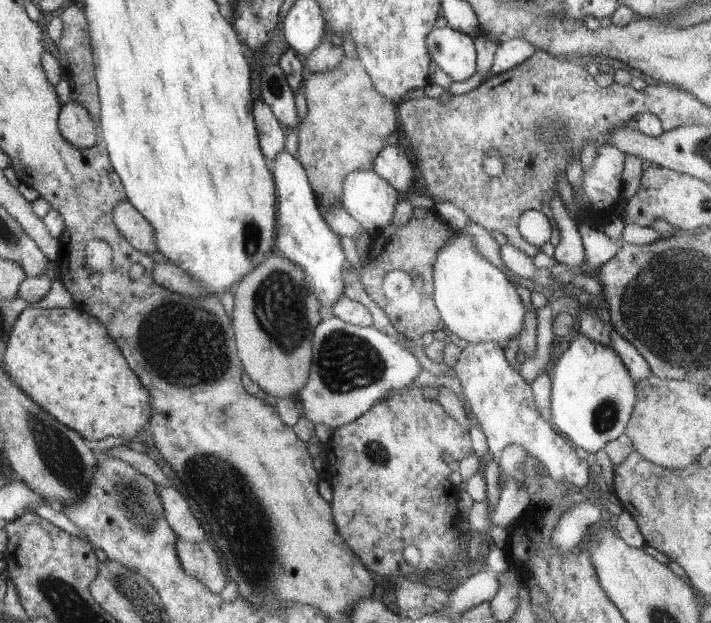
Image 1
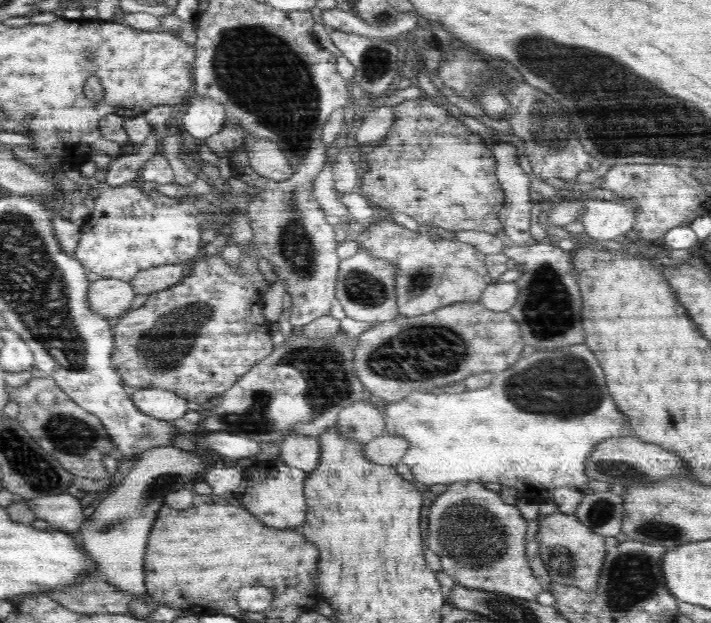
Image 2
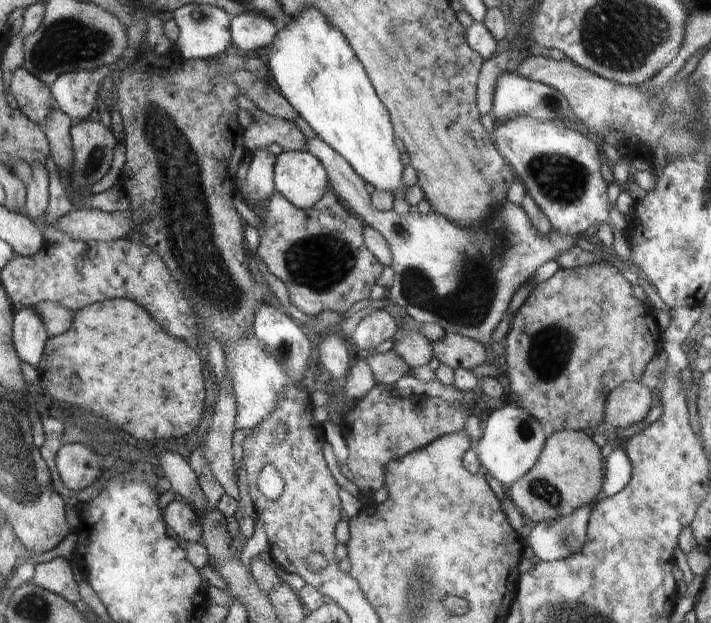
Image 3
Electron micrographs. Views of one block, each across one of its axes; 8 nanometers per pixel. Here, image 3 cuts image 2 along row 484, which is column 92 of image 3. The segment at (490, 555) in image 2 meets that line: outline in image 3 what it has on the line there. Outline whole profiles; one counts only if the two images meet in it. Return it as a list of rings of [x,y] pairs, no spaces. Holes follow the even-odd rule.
[[[64,440],[56,465],[63,485],[75,492],[90,487],[100,475],[96,452],[77,441]]]

